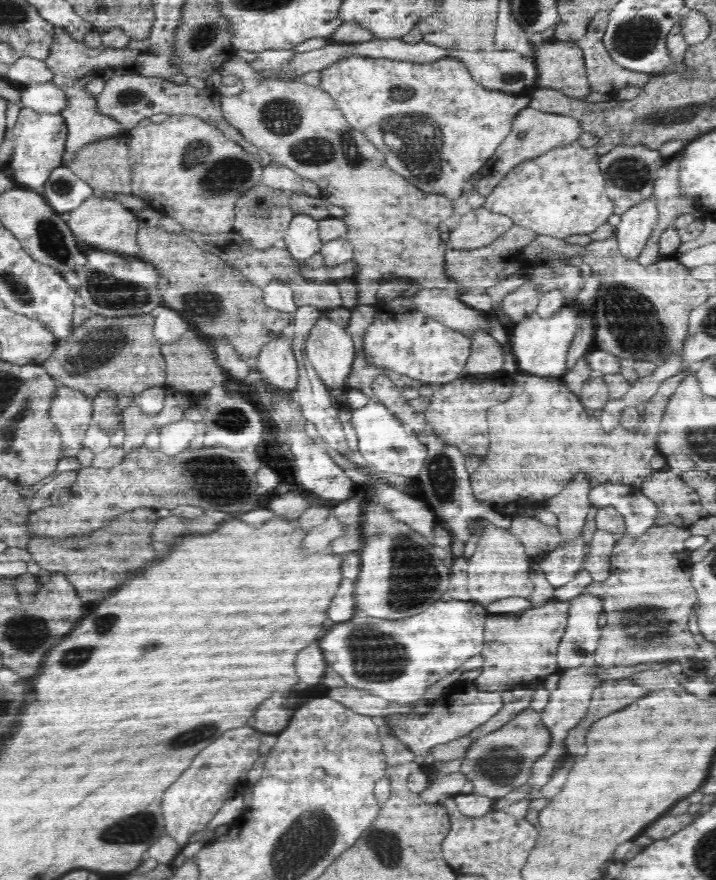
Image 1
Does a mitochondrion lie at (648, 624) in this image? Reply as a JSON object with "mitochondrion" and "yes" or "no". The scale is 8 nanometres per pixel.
{"mitochondrion":"yes"}

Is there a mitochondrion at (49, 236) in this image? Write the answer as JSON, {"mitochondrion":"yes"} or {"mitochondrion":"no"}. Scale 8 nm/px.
{"mitochondrion":"yes"}

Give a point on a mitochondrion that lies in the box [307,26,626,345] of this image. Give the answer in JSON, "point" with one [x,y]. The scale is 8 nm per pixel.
{"point":[420,148]}

